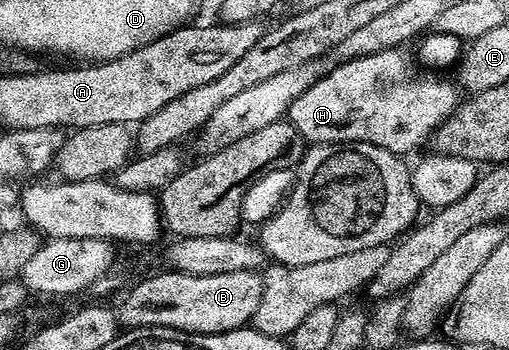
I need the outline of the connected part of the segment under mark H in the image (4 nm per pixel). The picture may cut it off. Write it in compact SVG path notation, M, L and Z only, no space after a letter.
M390 48L338 65L294 98L288 108L288 123L313 145L355 142L377 144L397 154L414 151L456 111L458 88L435 71L418 70L413 57L404 54Z

